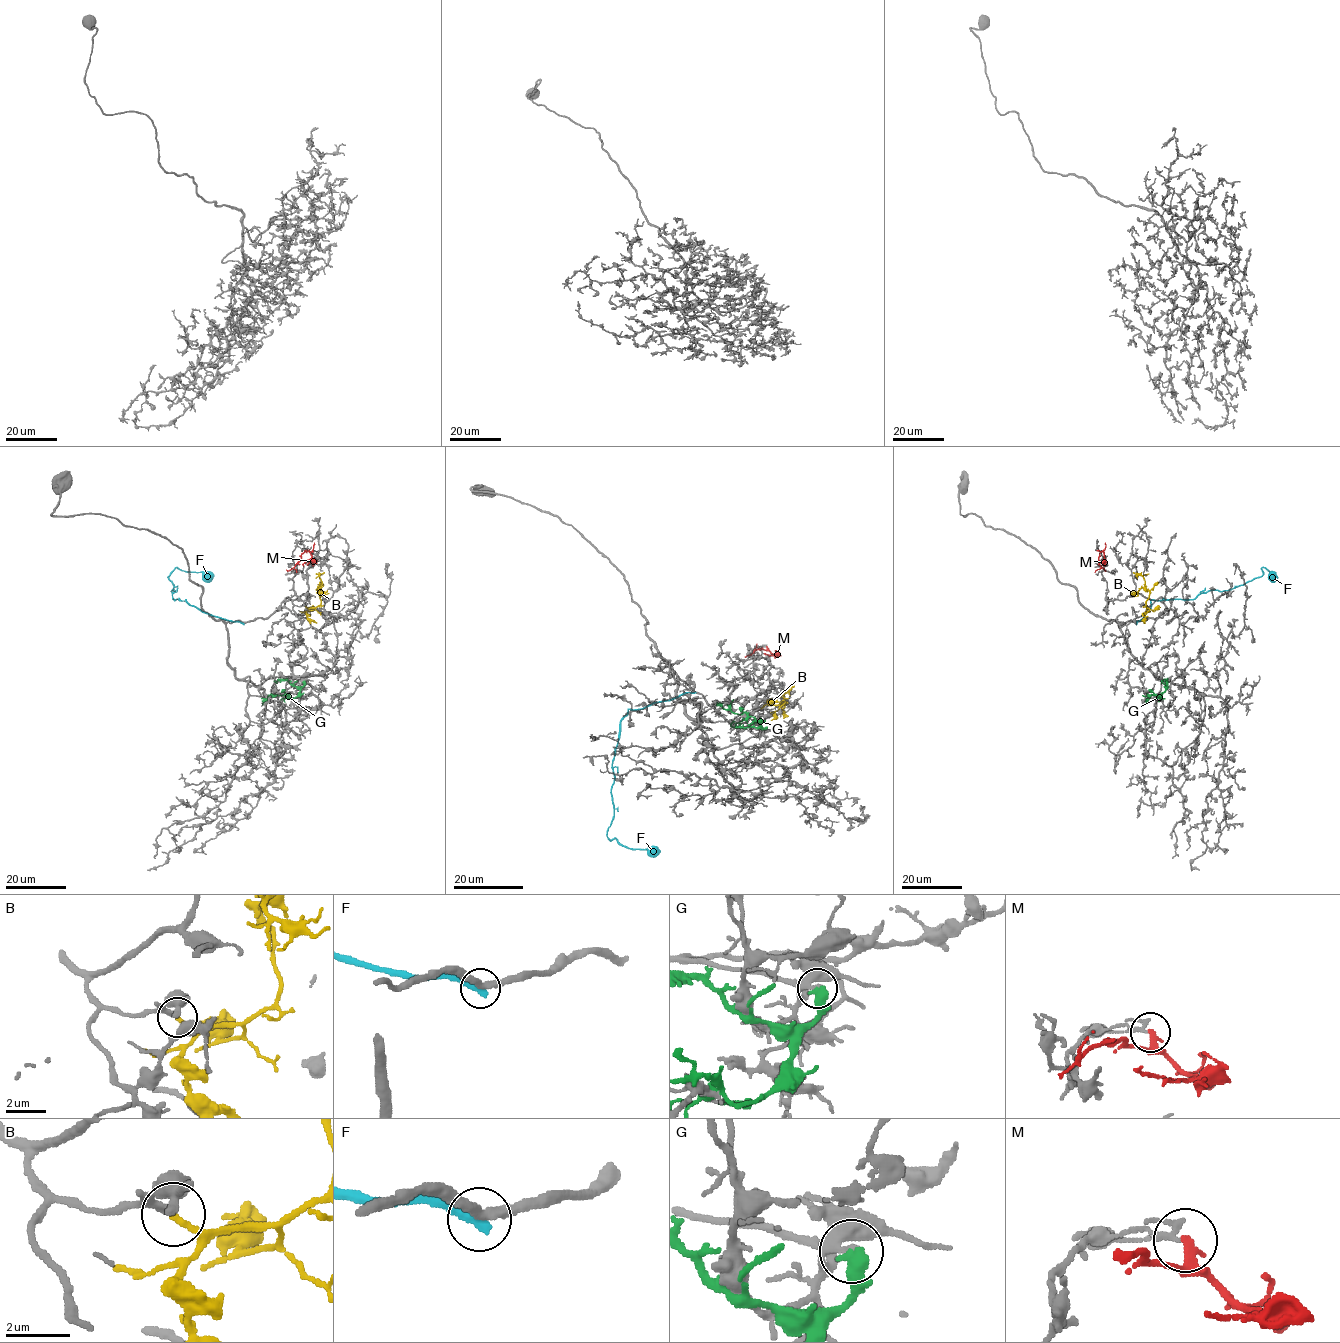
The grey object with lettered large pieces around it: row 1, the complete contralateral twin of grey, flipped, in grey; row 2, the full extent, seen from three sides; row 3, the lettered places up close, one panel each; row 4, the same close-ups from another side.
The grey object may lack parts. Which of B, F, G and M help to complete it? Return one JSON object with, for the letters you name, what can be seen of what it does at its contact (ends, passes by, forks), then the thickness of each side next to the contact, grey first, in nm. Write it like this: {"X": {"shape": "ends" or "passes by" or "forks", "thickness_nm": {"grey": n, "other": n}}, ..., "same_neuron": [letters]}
{"B": {"shape": "ends", "thickness_nm": {"grey": 170, "other": 200}}, "same_neuron": ["B"]}

